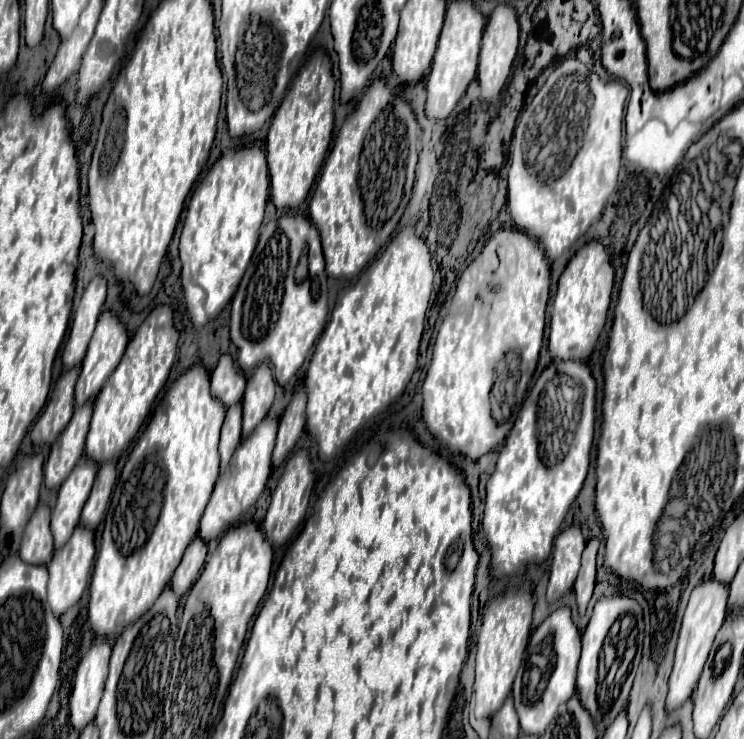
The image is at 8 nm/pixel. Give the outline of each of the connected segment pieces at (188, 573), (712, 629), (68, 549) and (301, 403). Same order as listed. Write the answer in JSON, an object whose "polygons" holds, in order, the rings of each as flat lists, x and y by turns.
{"polygons":[[[196,536,188,544,188,548,186,548,178,568,174,570,172,580,170,580,170,586,176,592,176,596,182,596,182,594,186,594,192,588,192,584,196,582,196,578,200,576,200,572,204,568,206,552,208,552,208,546,206,546,206,542,200,536]],[[714,578,702,580,692,590,686,612,684,612,684,618,682,618,680,634,678,634,678,644,676,644,676,654,674,654,674,668,672,668,672,676,670,676,670,684,668,684,670,686,668,700,666,700,668,710,674,710,680,704,684,704,684,700,694,692,696,680,700,678,700,672,702,672,704,662,708,658,714,636,720,630,720,624,724,622,726,604,728,604,728,586,722,584,722,582,716,582]],[[78,524,74,528,70,540,60,550,56,550,52,560,46,564,46,568,48,568,48,604,56,616,66,612,70,606,74,606,80,600,80,596,90,580,94,554,96,554,94,532,84,528,82,524]],[[298,388,288,404,288,408,284,410,282,418,280,418,280,426,278,426,278,436,276,436,276,446,274,446,274,456,272,462,274,466,282,464,286,460,286,456,292,452,296,440,302,436,304,432,304,422,306,422,306,390]]]}

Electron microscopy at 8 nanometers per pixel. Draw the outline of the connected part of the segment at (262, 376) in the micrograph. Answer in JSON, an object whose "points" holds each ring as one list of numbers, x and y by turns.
{"points":[[260,364,256,372,248,378,242,396,242,436,246,438,256,424,268,414,274,400,274,376,268,364]]}

